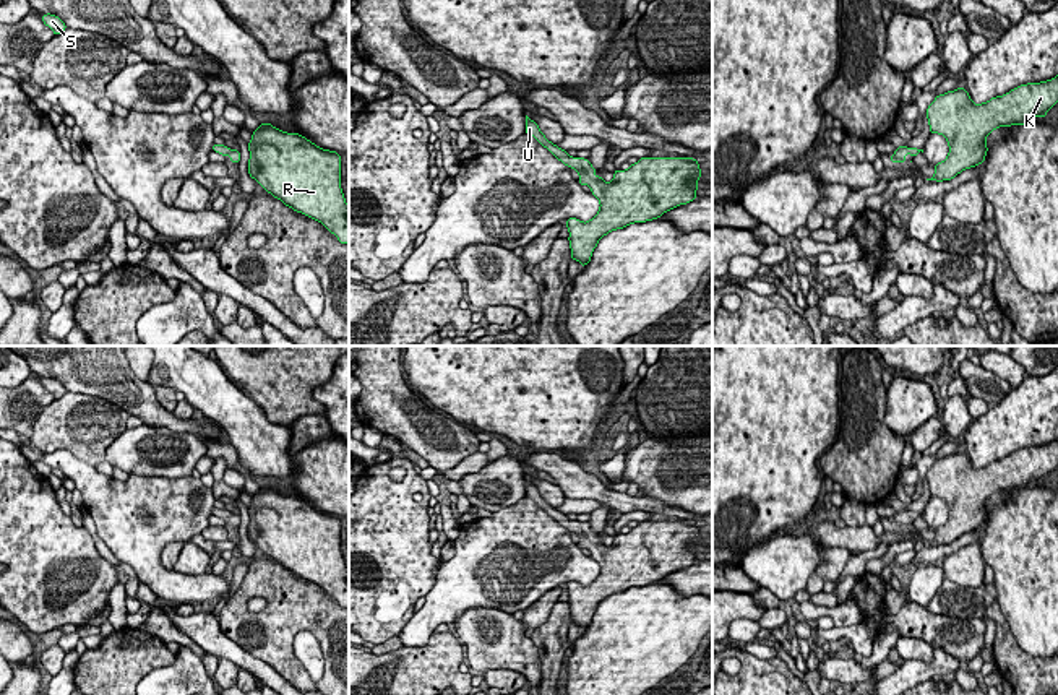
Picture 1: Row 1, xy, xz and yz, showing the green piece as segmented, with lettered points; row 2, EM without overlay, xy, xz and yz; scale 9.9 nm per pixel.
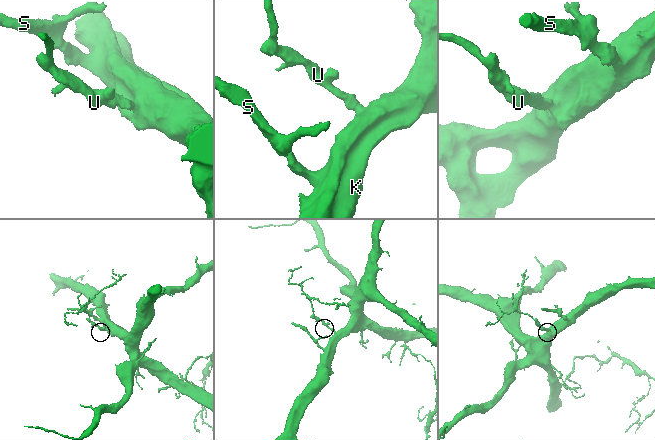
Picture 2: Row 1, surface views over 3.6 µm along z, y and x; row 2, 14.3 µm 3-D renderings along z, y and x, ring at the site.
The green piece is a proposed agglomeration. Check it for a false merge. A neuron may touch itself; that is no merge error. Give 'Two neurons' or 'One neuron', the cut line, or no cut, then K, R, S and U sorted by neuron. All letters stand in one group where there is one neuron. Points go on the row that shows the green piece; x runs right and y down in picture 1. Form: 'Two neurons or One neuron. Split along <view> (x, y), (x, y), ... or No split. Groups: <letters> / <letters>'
One neuron. No split. Groups: K R S U

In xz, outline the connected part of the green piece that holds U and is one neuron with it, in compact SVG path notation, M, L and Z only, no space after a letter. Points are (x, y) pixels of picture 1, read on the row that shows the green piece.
M527 115L526 135L534 136L565 166L579 174L579 185L589 185L599 200L597 214L583 222L576 218L566 219L570 231L571 260L583 268L591 261L597 242L612 231L623 229L633 222L646 222L664 213L693 201L696 198L701 169L693 158L641 158L626 171L615 171L613 180L605 182L584 158L571 158L545 138L537 122Z

